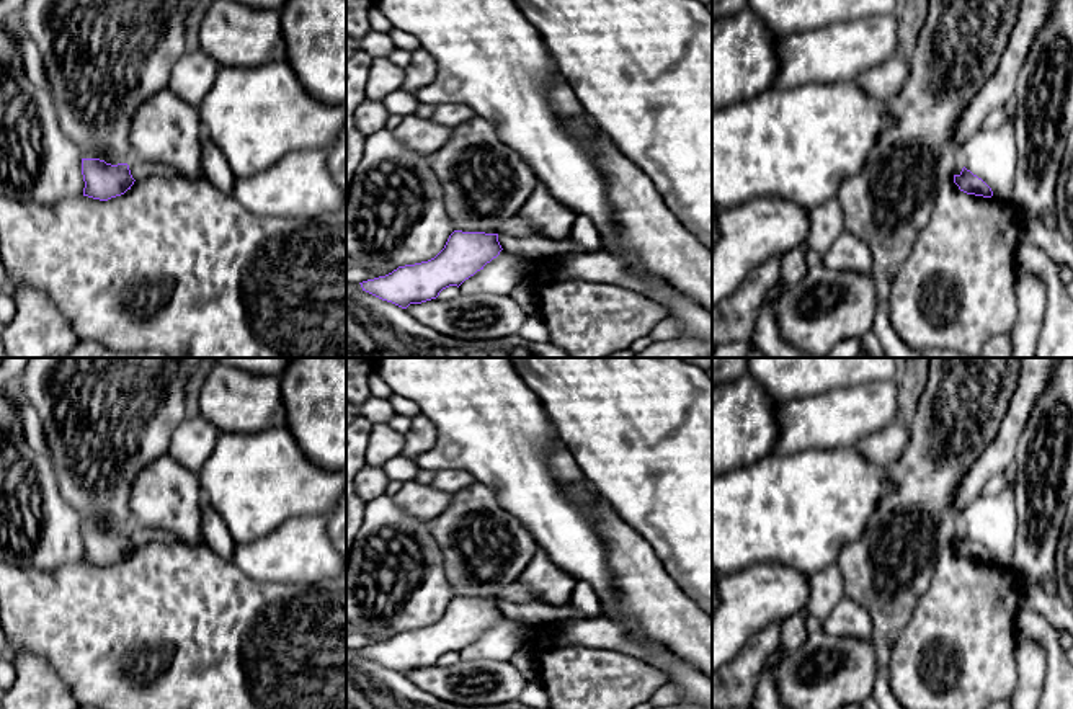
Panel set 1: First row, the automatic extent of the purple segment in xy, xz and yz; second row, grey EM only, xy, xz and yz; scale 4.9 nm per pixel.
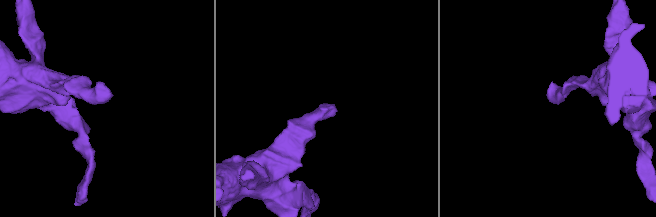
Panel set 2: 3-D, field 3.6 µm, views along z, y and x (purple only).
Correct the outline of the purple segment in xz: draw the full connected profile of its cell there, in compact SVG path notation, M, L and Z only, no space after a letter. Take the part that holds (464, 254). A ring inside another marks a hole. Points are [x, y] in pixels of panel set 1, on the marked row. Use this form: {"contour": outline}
{"contour": "M454 230L431 260L398 266L385 276L359 283L363 291L402 309L436 299L449 286L461 286L501 252L498 234Z"}

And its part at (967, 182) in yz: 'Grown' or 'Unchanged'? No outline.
Unchanged

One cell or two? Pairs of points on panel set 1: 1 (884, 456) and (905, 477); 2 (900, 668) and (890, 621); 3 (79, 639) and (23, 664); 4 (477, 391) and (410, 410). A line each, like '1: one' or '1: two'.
1: two
2: two
3: two
4: two

